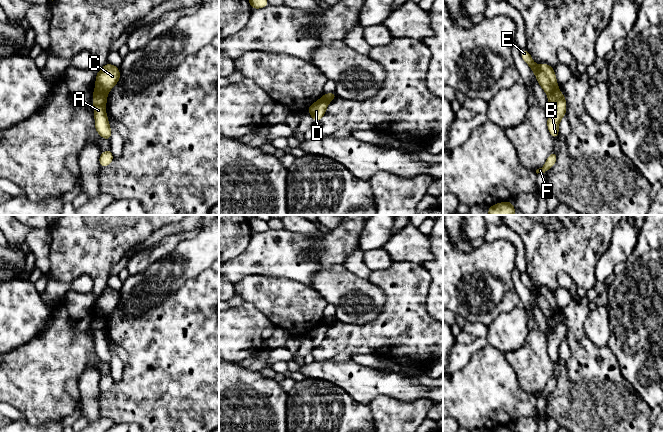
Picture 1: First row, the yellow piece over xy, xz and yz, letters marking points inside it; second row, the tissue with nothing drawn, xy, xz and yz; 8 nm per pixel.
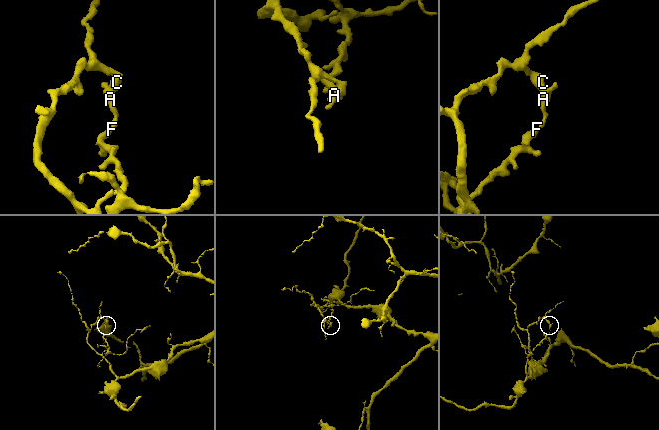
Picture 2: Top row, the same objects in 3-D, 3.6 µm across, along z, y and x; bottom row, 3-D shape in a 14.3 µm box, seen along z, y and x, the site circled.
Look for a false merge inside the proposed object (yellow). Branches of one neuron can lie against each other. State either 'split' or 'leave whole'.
split

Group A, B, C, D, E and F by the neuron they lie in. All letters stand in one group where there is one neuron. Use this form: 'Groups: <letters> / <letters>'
Groups: A B D F / C E

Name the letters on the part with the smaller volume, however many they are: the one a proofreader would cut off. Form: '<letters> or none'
A, B, D, F

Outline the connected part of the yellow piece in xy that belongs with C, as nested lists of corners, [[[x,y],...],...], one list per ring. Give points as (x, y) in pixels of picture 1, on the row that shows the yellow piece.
[[[106,63],[96,75],[95,85],[102,92],[108,93],[120,80],[119,67]]]

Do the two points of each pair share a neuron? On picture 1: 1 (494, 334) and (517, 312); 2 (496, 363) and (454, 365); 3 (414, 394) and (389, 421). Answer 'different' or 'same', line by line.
1: same
2: different
3: different

